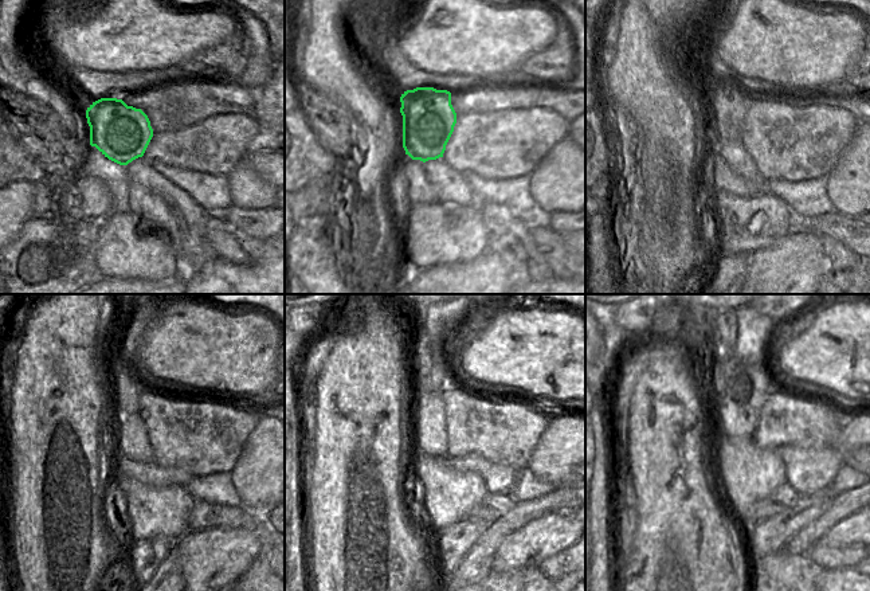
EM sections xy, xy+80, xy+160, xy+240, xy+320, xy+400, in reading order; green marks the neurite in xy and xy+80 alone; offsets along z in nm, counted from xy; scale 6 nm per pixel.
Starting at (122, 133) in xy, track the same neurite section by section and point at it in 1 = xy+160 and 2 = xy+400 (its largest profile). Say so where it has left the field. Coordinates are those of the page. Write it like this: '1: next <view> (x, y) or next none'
1: next xy+160 (727, 106)
2: next xy+400 (728, 328)

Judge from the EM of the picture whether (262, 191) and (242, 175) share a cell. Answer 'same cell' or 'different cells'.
same cell

